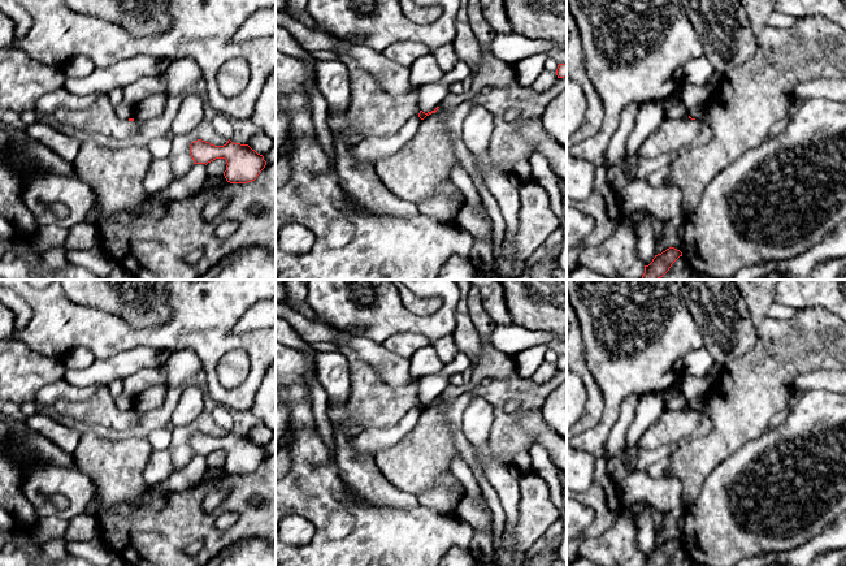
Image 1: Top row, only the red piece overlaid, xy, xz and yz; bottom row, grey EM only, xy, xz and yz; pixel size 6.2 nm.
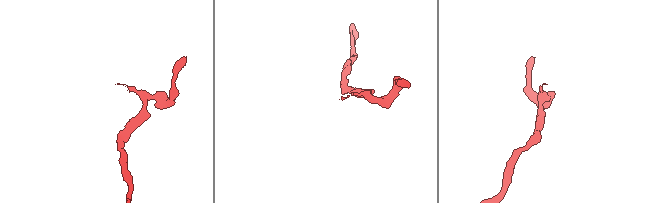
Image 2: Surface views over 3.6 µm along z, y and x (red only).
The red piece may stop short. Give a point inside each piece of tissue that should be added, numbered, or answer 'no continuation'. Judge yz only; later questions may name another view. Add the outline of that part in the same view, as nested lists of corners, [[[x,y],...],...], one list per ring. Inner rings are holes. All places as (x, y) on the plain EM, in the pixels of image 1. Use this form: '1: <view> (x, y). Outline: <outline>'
1: yz (672, 427). Outline: [[[691,410],[664,411],[650,425],[638,441],[639,449],[656,449],[659,446],[674,446],[691,438],[700,424],[702,414]]]

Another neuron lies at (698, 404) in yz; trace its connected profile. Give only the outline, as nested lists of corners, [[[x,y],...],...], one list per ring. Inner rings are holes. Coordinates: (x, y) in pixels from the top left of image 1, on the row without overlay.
[[[706,394],[697,396],[687,402],[689,402],[689,407],[691,410],[695,410],[697,412],[704,414],[704,410],[707,407]]]

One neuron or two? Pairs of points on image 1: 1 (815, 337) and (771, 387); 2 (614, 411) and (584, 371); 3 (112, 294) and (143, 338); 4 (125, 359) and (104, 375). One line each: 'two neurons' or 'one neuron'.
1: one neuron
2: two neurons
3: two neurons
4: one neuron

